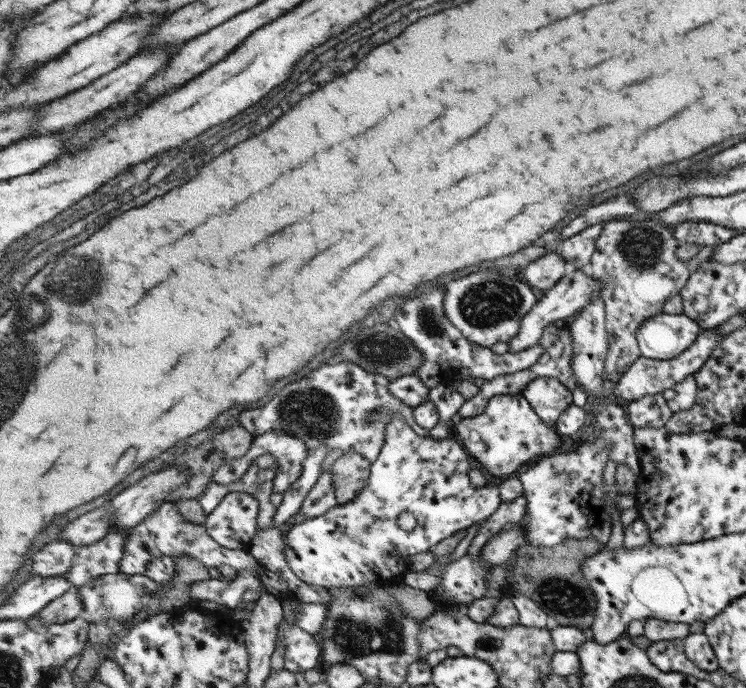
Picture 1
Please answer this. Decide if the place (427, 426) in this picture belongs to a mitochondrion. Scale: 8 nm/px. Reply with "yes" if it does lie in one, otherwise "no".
no

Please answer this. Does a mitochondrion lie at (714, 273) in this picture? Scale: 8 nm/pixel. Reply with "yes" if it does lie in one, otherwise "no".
no

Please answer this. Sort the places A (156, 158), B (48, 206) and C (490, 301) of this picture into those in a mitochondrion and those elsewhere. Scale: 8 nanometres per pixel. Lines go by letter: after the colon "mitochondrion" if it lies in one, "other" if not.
A: other
B: other
C: mitochondrion

